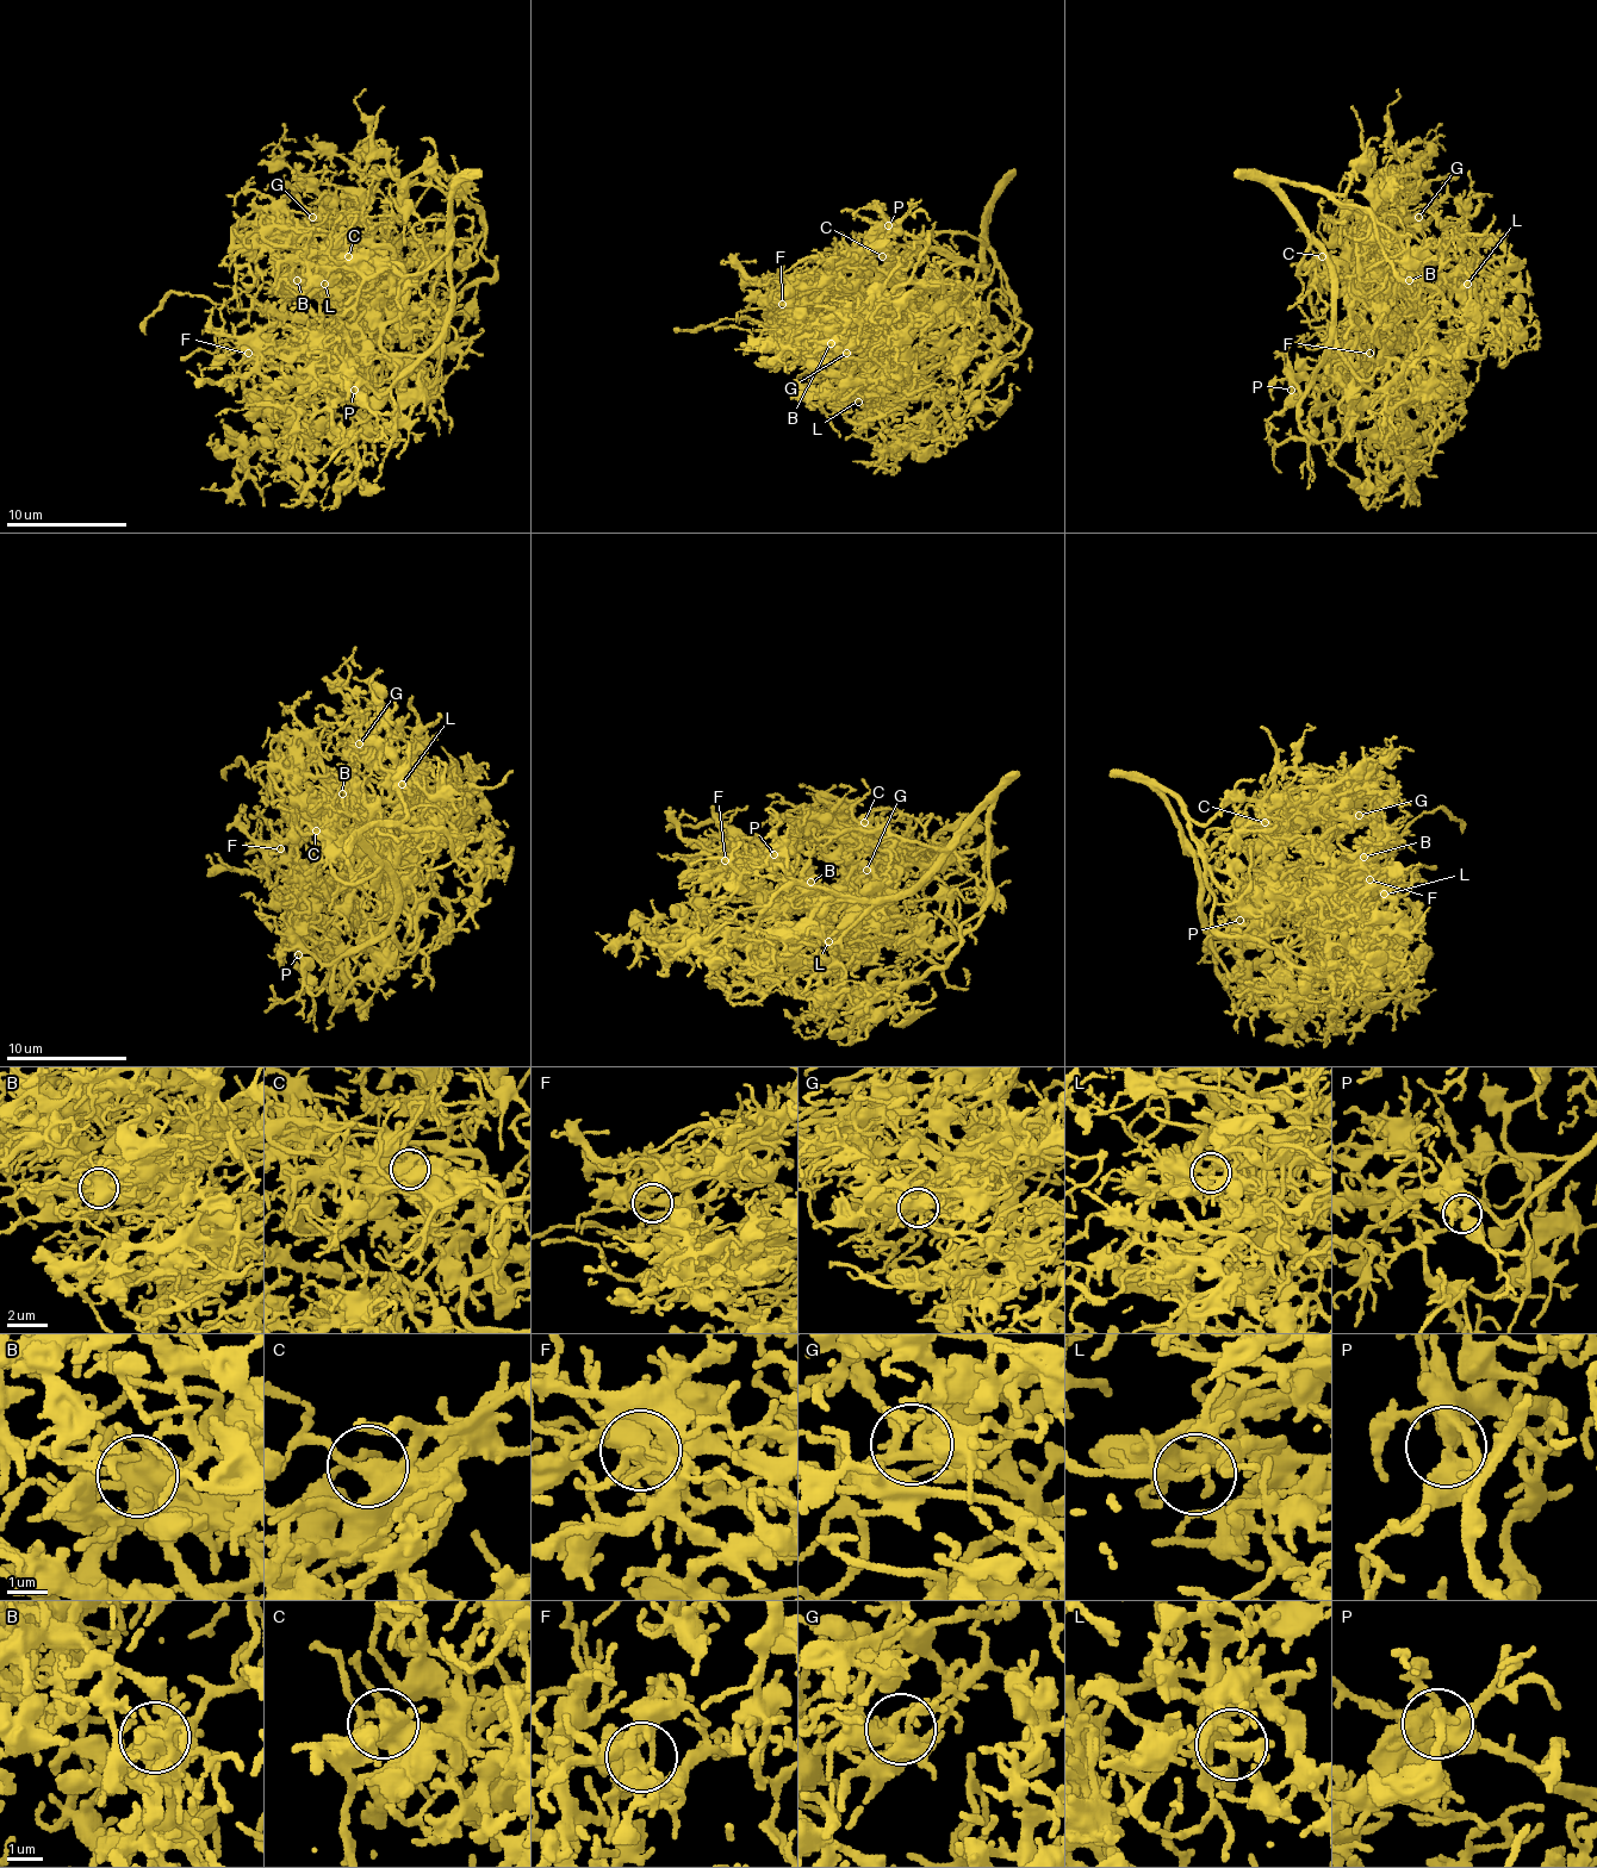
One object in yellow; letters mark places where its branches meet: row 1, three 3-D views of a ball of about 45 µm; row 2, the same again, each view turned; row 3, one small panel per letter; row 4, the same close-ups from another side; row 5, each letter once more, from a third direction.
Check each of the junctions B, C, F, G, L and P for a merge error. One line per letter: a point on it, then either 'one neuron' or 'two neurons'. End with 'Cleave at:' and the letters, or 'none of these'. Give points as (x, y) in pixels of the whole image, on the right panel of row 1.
B: (1409, 280) | one neuron
C: (1322, 256) | one neuron
F: (1369, 353) | one neuron
G: (1418, 217) | one neuron
L: (1467, 284) | one neuron
P: (1291, 390) | one neuron
Cleave at: none of these

